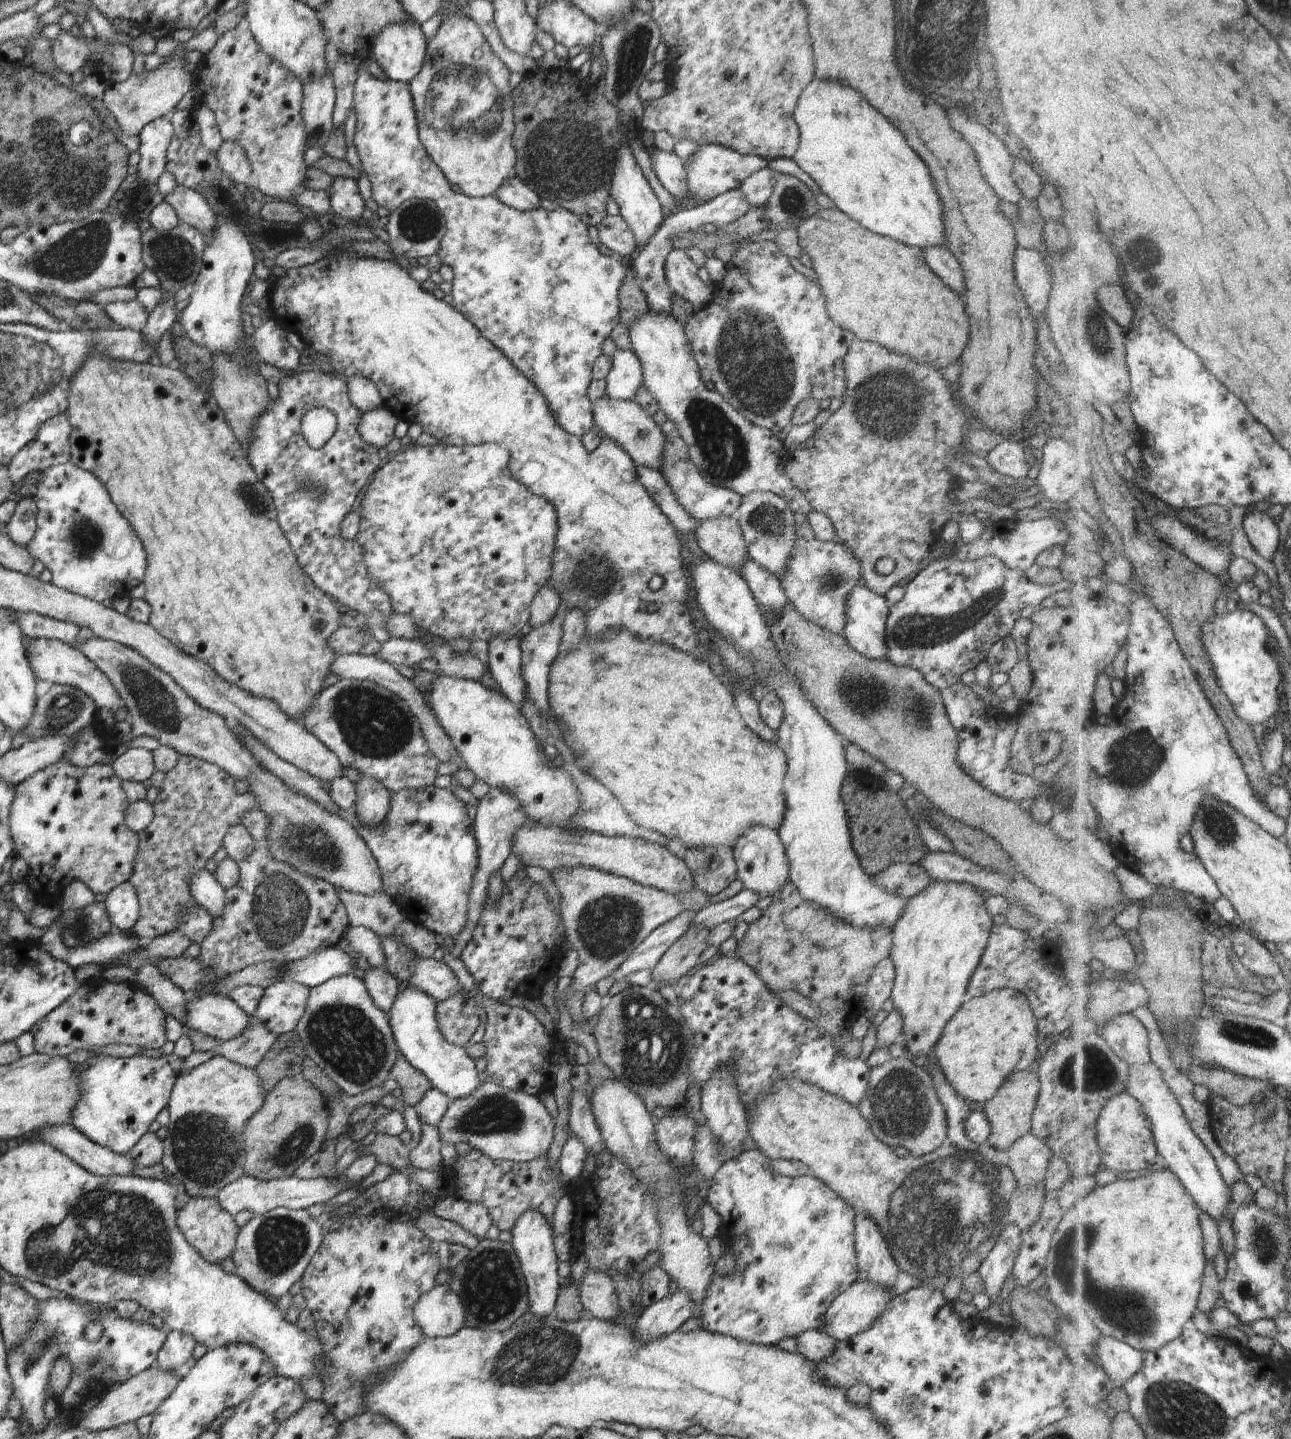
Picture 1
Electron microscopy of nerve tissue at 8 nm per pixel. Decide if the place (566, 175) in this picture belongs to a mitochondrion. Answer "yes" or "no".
yes

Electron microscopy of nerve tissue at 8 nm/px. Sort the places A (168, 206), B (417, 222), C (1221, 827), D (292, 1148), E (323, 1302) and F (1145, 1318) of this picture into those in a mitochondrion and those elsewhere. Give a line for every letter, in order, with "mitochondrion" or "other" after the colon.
A: other
B: mitochondrion
C: mitochondrion
D: mitochondrion
E: other
F: mitochondrion

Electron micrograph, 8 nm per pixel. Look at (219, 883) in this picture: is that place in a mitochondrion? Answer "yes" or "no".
no

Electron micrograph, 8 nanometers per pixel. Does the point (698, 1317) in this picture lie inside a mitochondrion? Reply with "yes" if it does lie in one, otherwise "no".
no

